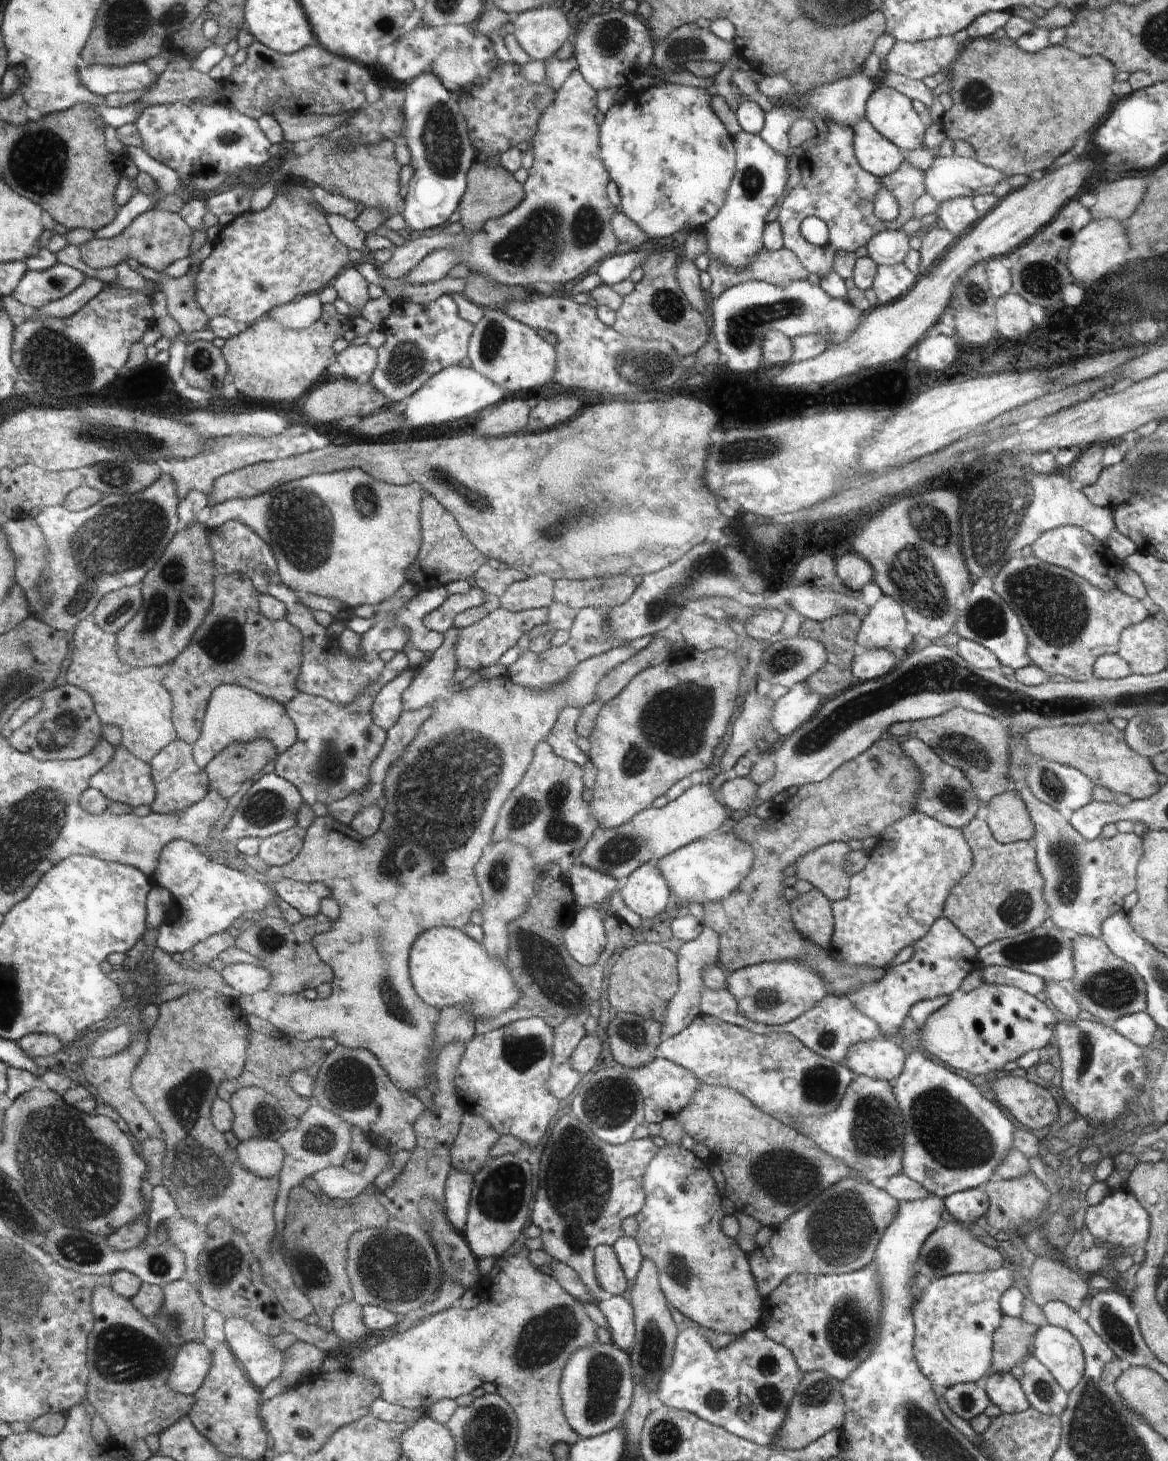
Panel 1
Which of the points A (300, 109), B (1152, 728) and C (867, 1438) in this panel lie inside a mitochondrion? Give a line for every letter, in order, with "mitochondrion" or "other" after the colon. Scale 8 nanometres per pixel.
A: other
B: mitochondrion
C: other

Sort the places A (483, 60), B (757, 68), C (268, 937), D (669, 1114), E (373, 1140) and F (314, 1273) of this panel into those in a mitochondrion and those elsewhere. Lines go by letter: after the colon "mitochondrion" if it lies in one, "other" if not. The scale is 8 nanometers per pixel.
A: other
B: other
C: mitochondrion
D: other
E: other
F: mitochondrion

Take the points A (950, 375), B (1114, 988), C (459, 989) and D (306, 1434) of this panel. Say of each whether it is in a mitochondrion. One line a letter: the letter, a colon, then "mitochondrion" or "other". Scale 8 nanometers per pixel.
A: other
B: mitochondrion
C: other
D: mitochondrion

